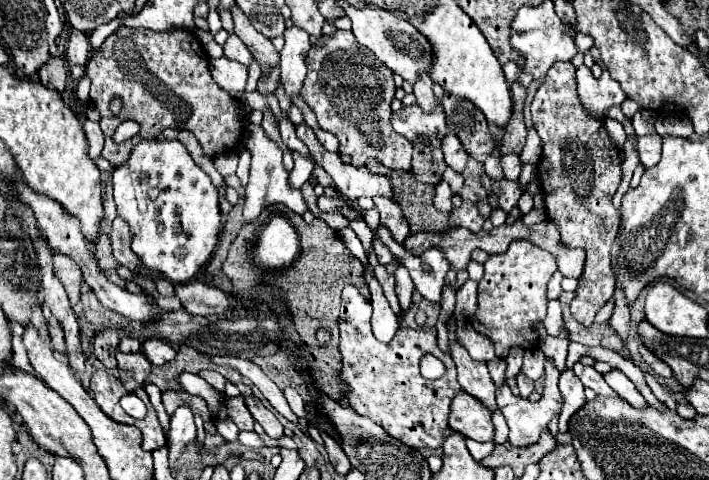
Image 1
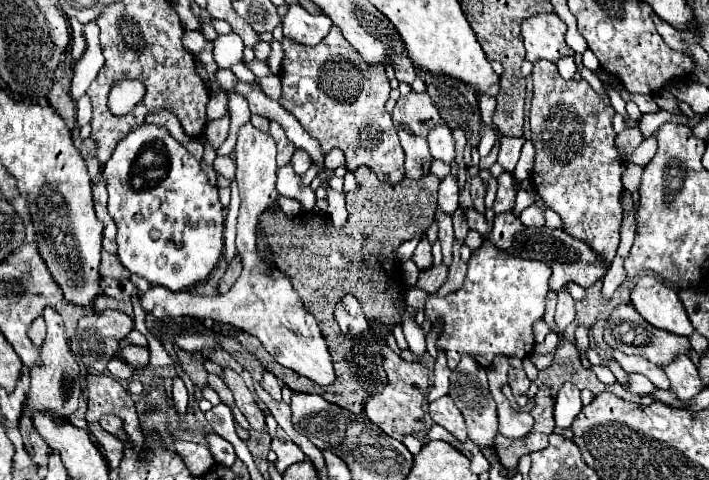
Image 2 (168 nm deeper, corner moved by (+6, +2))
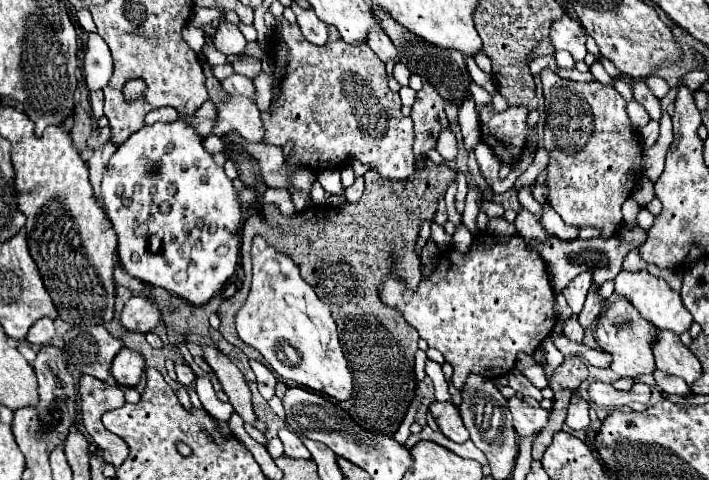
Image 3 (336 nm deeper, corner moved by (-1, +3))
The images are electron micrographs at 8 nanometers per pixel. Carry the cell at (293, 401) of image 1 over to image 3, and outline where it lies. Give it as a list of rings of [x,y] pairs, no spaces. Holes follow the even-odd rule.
[[[251,360],[251,368],[253,368],[255,376],[257,376],[257,388],[259,388],[261,396],[265,400],[273,398],[275,396],[275,384],[277,384],[277,378],[273,376],[273,372],[267,366],[263,366],[261,362],[257,362],[257,360]]]

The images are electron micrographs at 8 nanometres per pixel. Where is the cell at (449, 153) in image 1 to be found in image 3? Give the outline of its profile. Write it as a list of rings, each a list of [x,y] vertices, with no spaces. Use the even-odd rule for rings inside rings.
[[[443,130],[437,140],[437,152],[443,156],[443,160],[453,160],[457,156],[457,138],[451,130]]]

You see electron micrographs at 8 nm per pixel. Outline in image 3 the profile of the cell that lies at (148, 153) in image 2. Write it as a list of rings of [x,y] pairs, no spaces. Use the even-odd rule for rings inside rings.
[[[183,120],[155,122],[131,134],[111,156],[101,184],[107,220],[117,234],[121,266],[137,280],[165,288],[193,306],[207,304],[241,266],[241,200],[233,182],[203,148],[203,138]]]

